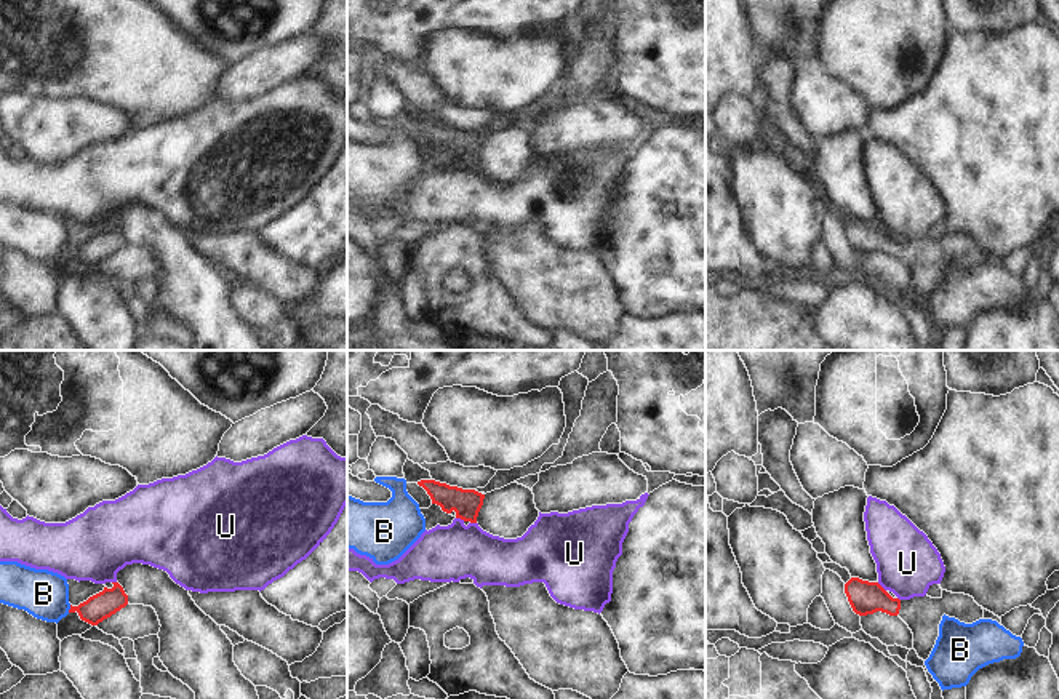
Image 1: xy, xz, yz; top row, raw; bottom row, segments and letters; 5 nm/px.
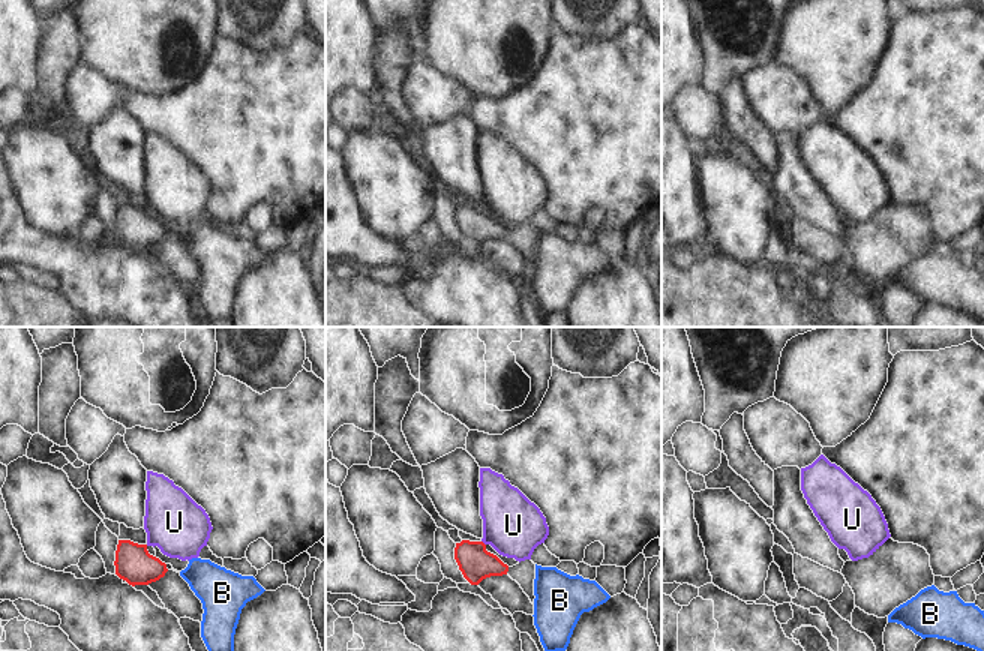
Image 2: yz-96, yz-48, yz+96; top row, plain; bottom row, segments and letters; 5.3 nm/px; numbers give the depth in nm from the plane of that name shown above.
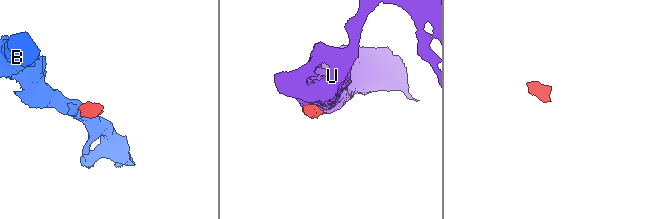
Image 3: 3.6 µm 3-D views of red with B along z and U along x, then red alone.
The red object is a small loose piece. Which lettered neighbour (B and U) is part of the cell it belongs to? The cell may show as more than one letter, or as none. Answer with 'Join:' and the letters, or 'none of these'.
Join: none of these

